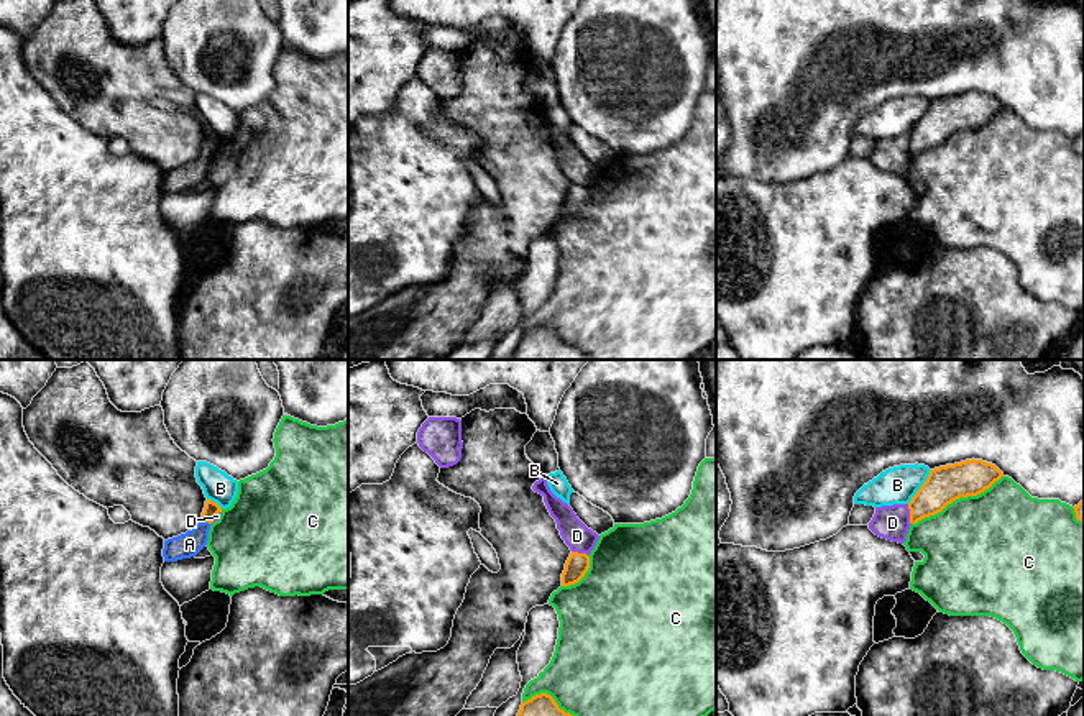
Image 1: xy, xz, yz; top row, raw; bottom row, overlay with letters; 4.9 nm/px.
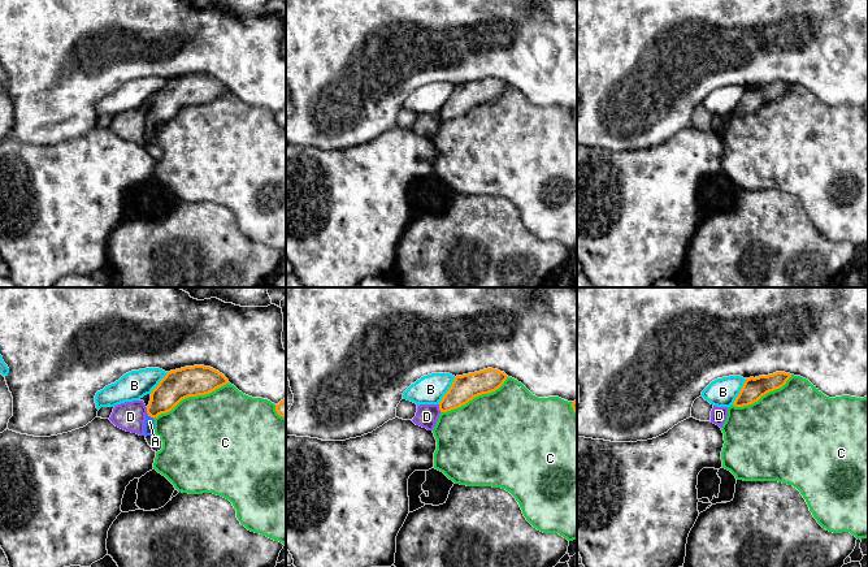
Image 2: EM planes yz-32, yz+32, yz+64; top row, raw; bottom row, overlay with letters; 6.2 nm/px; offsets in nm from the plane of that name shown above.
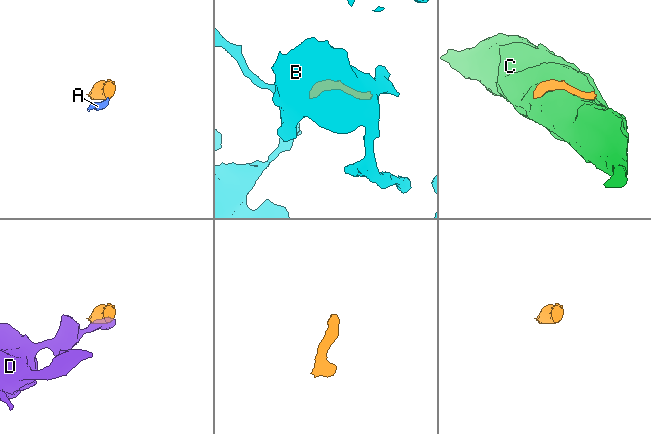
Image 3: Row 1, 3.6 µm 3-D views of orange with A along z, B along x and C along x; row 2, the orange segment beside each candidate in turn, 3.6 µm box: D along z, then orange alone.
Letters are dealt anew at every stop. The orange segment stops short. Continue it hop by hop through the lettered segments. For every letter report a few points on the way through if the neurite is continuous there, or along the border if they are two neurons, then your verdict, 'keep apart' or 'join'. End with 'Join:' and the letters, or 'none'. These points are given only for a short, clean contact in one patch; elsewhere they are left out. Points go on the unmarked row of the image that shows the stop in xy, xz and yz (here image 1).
A: runs through xy (211, 142), (206, 153), (201, 165), (189, 176); join
B: border along yz (932, 102), (907, 135); keep apart
C: keep apart
D: border along yz (907, 137), (910, 155); keep apart
Join: A

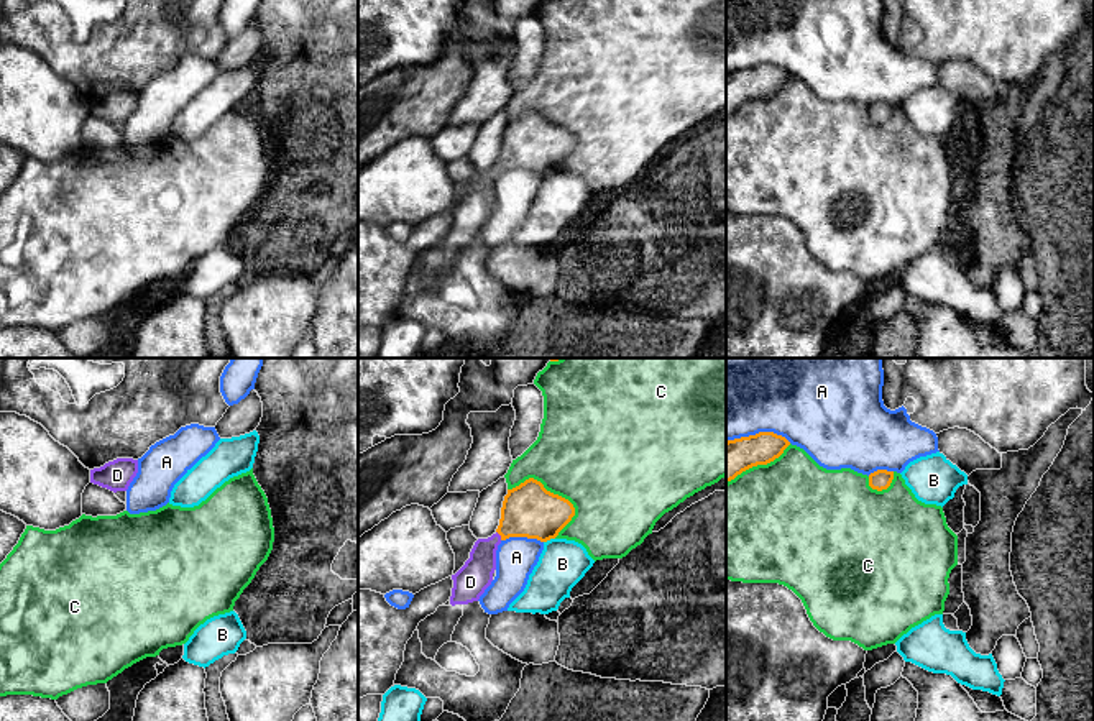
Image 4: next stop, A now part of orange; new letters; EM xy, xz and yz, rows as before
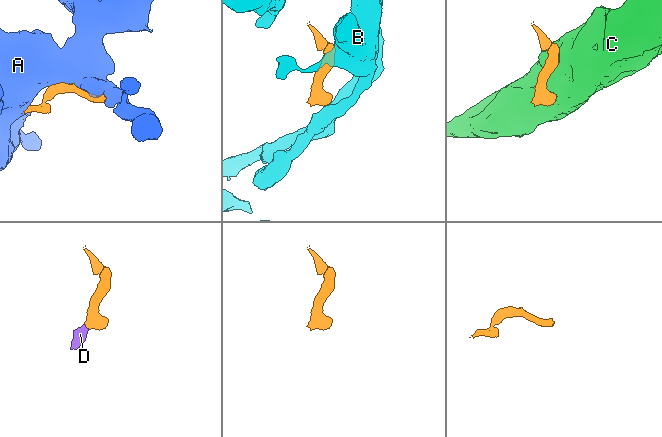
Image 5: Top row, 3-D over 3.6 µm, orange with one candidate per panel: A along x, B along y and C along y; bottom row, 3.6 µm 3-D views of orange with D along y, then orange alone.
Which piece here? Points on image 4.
A: keep apart
B: border along xz (554, 169), (544, 174); keep apart
C: keep apart
D: runs through xz (529, 142), (500, 166), (483, 183), (477, 206); join
Join: D

